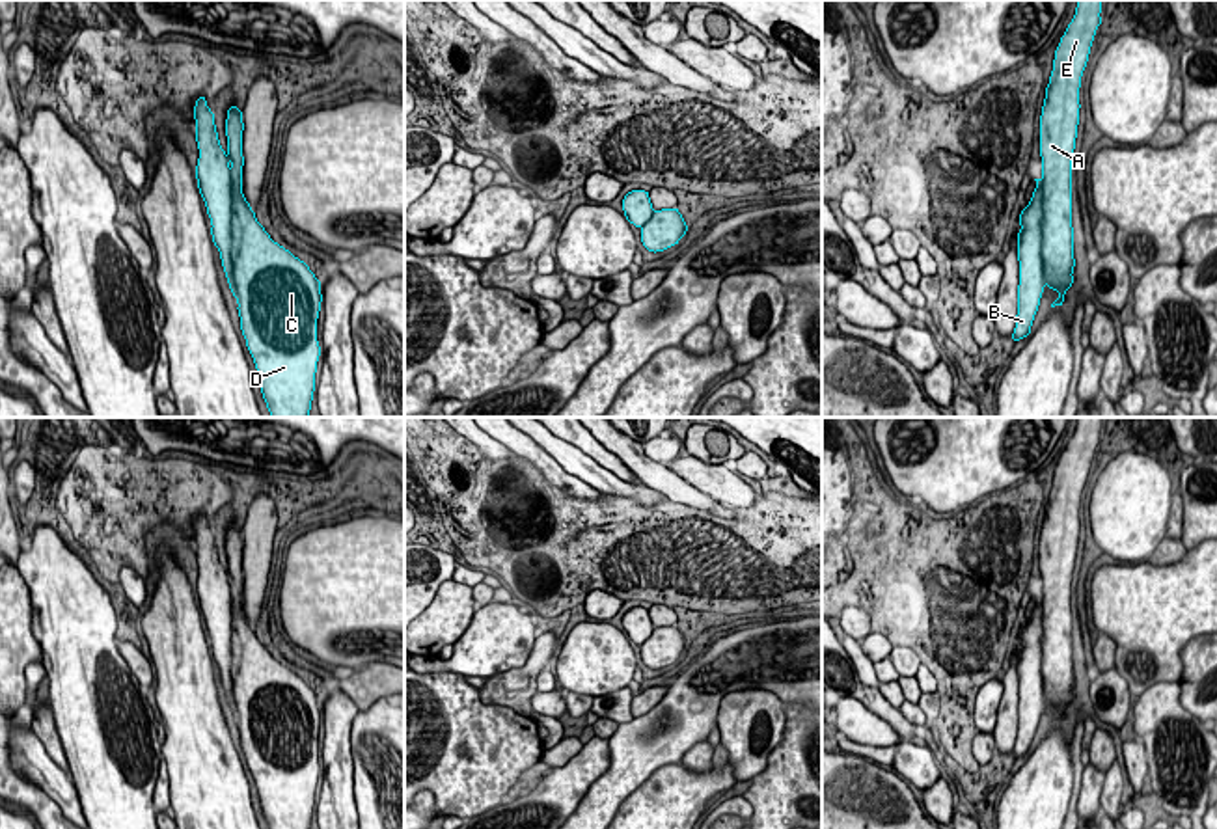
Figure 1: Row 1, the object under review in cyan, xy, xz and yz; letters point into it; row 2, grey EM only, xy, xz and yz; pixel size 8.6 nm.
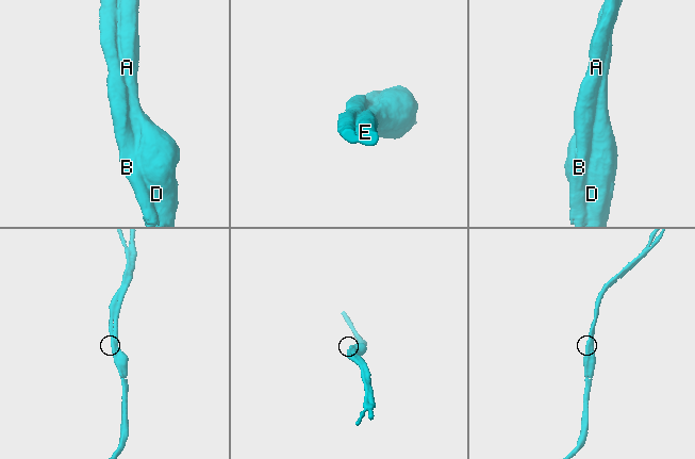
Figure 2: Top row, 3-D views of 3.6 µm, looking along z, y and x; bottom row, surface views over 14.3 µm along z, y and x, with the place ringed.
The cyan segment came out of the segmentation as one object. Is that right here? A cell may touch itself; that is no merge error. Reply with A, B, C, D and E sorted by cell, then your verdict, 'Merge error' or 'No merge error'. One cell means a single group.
Groups: A B C D E. No merge error

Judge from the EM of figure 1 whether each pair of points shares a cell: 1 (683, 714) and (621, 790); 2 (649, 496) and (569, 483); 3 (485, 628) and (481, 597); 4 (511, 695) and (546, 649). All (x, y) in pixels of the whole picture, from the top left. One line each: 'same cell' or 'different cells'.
1: same cell
2: different cells
3: different cells
4: same cell

